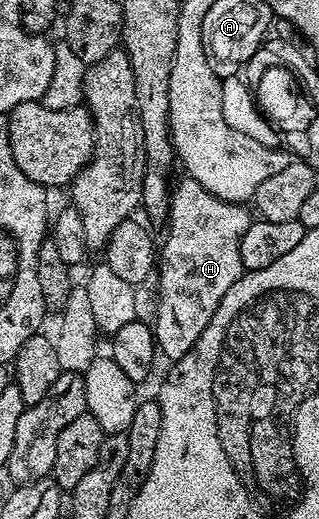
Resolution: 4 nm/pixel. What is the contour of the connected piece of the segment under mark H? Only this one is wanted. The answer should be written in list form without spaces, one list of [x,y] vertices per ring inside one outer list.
[[[183,179],[173,186],[170,194],[170,215],[166,229],[166,242],[160,245],[160,260],[156,265],[156,281],[158,277],[158,318],[152,321],[156,349],[159,354],[170,357],[171,362],[179,361],[188,355],[190,348],[204,335],[204,327],[216,315],[216,307],[220,307],[220,299],[243,275],[240,259],[240,239],[244,239],[244,231],[248,231],[252,213],[245,204],[236,201],[225,201],[212,195],[200,183]]]

